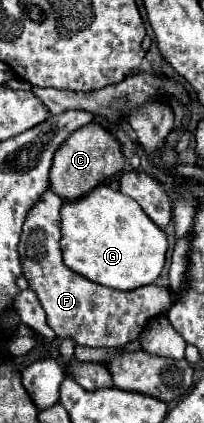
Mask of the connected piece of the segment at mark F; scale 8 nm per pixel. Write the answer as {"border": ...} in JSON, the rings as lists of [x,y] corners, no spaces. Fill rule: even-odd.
{"border":[[[48,189],[28,211],[18,245],[22,275],[46,311],[48,325],[58,339],[70,337],[76,345],[84,347],[124,347],[126,343],[136,341],[150,319],[172,307],[170,289],[146,285],[134,291],[110,291],[108,287],[90,283],[66,269],[60,251],[60,207],[62,199]]]}

